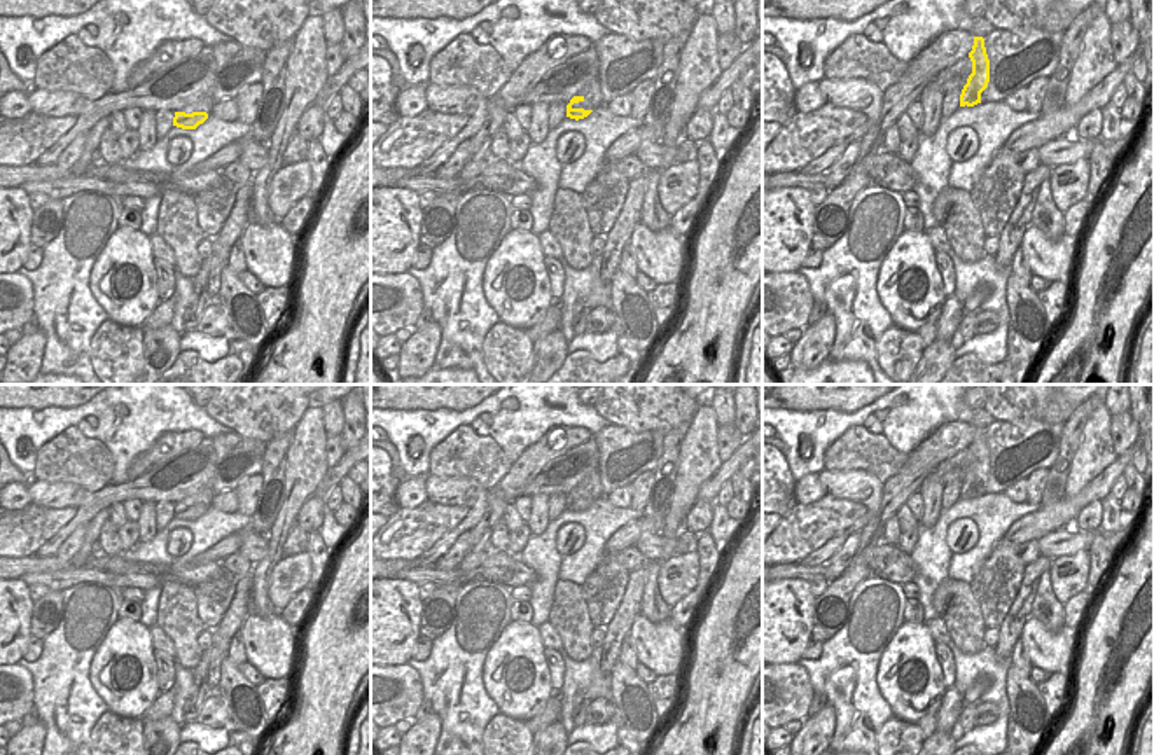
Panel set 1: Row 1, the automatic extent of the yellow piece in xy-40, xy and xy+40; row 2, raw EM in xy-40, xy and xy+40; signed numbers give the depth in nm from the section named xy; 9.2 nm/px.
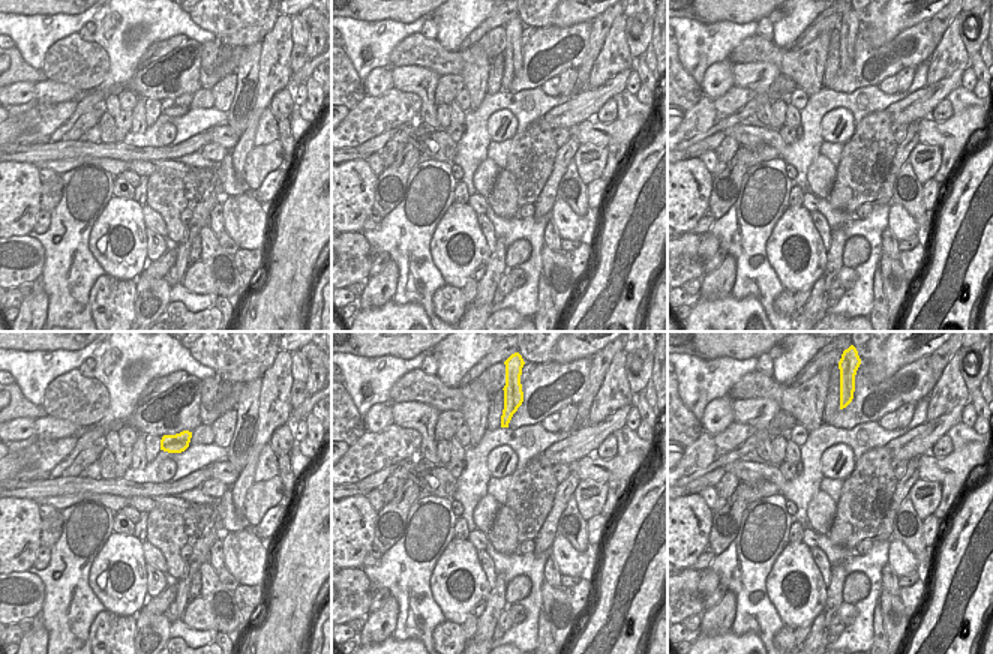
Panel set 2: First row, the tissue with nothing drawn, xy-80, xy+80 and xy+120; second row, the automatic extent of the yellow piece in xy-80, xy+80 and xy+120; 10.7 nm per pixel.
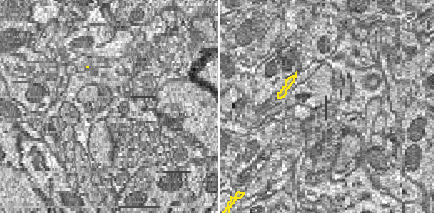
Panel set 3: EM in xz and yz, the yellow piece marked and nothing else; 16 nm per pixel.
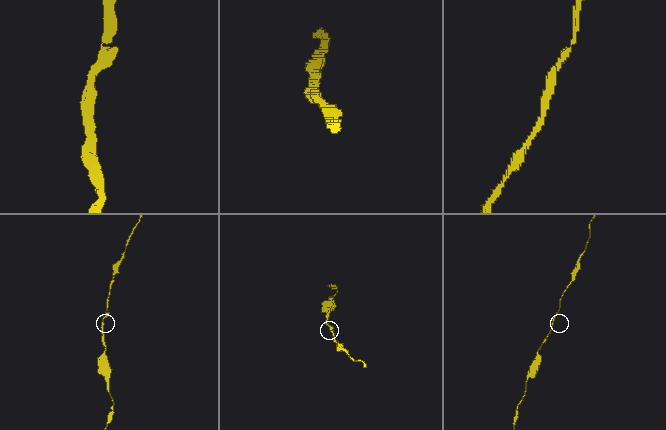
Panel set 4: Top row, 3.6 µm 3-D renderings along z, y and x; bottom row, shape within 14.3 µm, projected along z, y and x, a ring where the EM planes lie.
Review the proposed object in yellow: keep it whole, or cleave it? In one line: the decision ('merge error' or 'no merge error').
no merge error

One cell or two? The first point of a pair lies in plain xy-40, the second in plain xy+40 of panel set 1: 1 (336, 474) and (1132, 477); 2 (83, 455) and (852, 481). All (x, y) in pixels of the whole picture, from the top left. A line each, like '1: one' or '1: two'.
1: two
2: two

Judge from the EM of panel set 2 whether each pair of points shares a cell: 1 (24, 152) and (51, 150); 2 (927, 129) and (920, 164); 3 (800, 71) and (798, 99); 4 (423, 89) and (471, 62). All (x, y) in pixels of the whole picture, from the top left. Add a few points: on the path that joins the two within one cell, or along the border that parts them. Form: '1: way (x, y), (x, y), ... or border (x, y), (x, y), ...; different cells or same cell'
1: way (30, 152), (45, 152); same cell
2: border (920, 141), (939, 147); different cells
3: border (798, 86), (807, 96); different cells
4: border (404, 66), (425, 66), (440, 75); different cells

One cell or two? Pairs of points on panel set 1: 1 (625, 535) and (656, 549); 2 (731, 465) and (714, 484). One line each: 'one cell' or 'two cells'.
1: two cells
2: one cell

